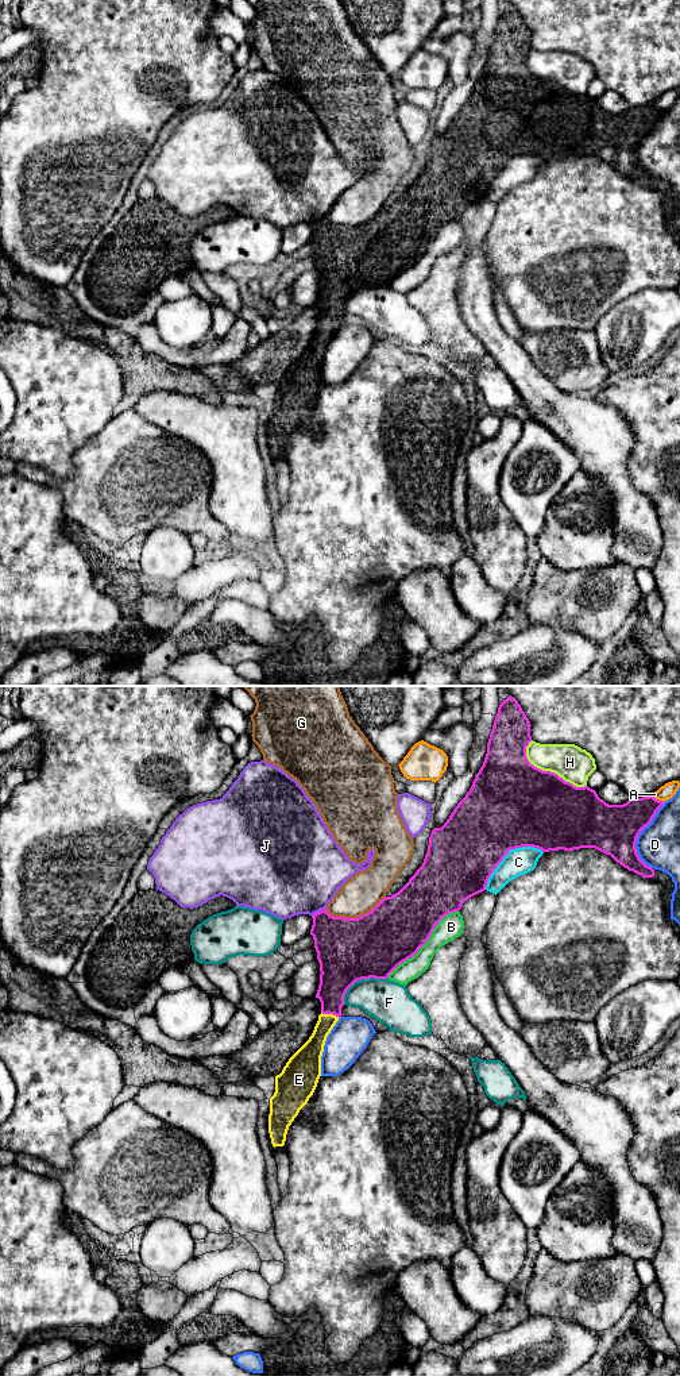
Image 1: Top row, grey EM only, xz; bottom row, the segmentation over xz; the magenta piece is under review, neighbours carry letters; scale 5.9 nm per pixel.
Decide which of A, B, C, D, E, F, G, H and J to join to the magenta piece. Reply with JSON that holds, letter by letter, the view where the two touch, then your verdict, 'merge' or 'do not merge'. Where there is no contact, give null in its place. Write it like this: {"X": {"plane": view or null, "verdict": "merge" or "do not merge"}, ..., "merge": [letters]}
{"A": {"plane": "xz", "verdict": "do not merge"}, "B": {"plane": "xz", "verdict": "do not merge"}, "C": {"plane": "xz", "verdict": "do not merge"}, "D": {"plane": "xz", "verdict": "do not merge"}, "E": {"plane": "xz", "verdict": "merge"}, "F": {"plane": "xz", "verdict": "do not merge"}, "G": {"plane": "xz", "verdict": "do not merge"}, "H": {"plane": "xz", "verdict": "do not merge"}, "J": {"plane": "xz", "verdict": "do not merge"}, "merge": ["E"]}

